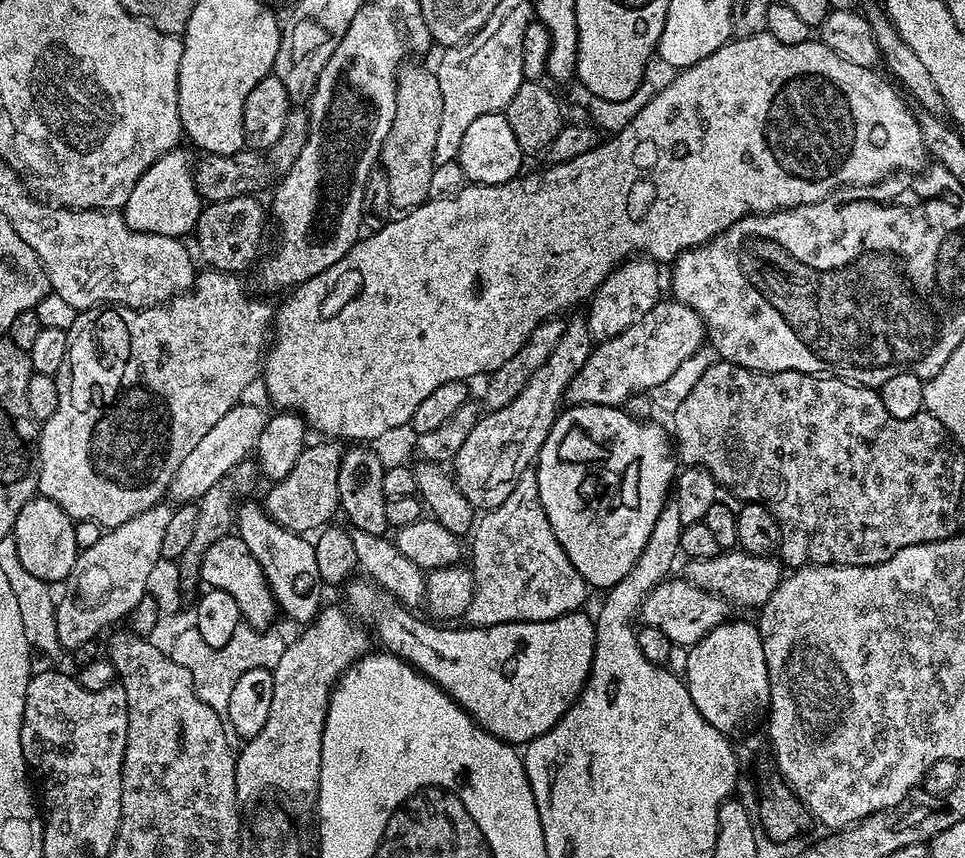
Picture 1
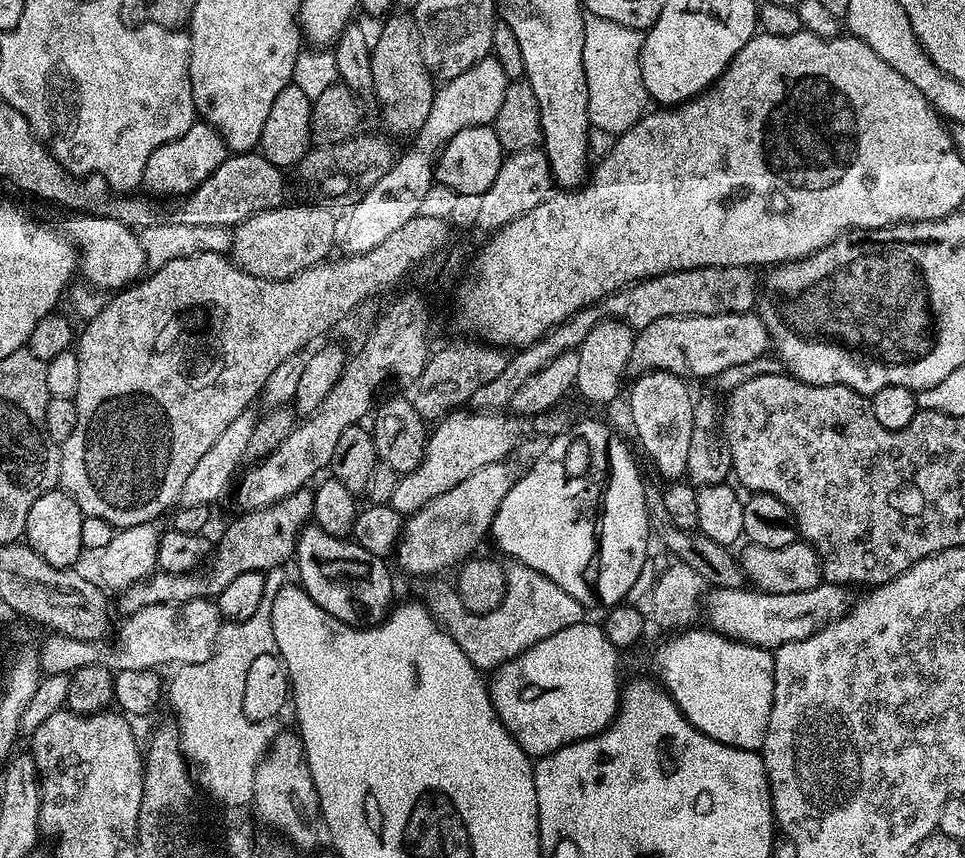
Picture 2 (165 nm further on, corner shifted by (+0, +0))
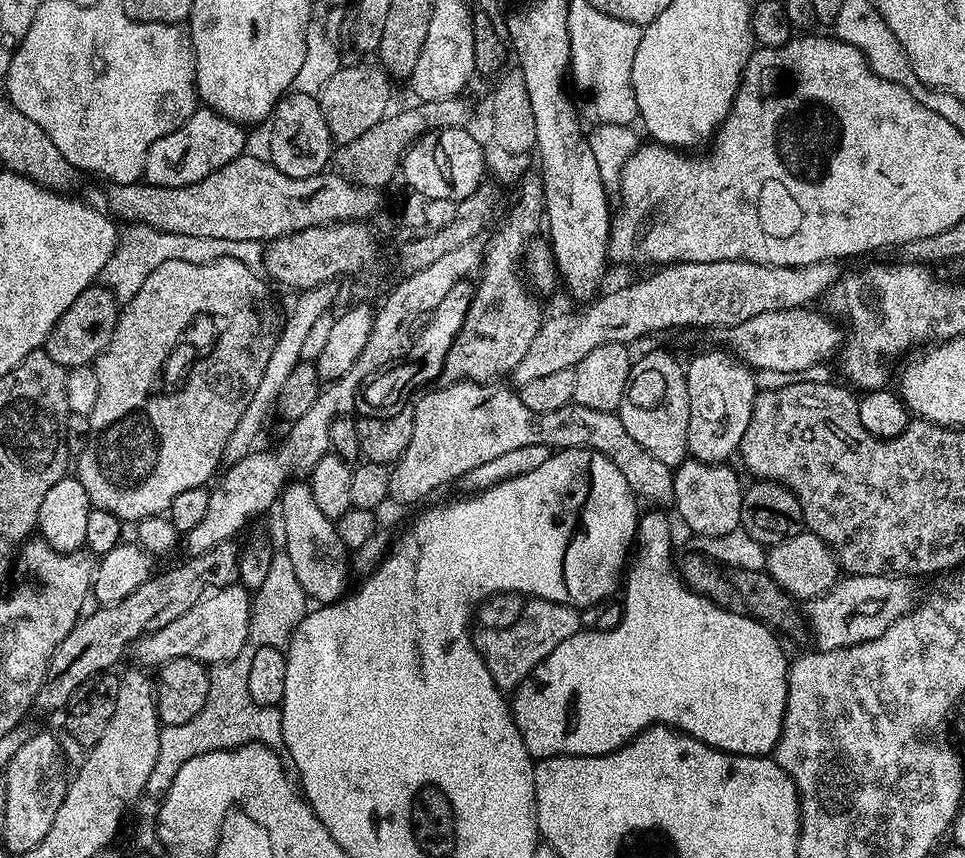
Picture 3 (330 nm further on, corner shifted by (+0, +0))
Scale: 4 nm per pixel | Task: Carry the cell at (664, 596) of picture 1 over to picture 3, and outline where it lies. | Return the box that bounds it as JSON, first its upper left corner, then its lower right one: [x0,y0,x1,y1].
[807,575,917,652]

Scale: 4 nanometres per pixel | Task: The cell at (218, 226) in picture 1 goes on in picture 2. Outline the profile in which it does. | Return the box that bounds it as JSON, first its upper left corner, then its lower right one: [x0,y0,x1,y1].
[232,202,338,280]

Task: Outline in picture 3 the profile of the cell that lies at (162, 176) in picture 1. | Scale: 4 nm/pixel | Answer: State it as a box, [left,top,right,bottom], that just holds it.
[143,107,246,188]

